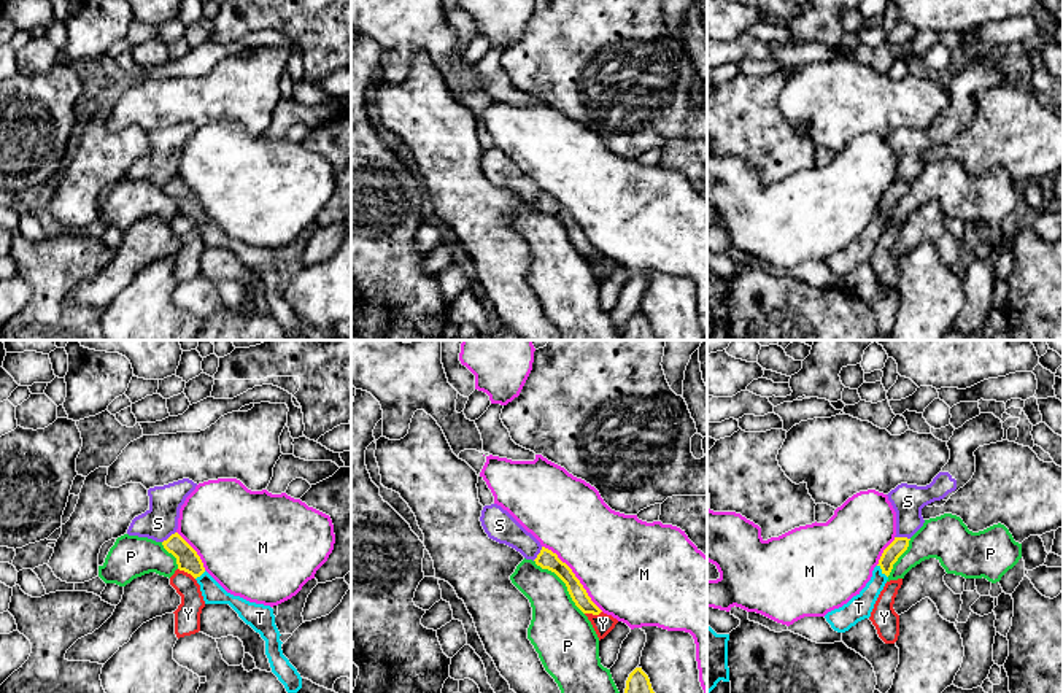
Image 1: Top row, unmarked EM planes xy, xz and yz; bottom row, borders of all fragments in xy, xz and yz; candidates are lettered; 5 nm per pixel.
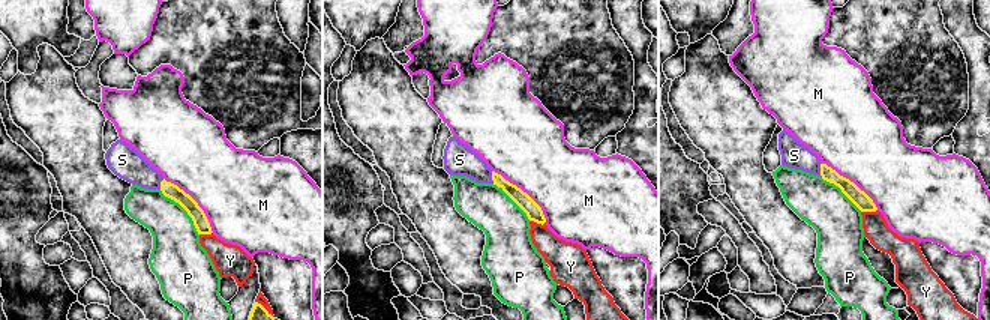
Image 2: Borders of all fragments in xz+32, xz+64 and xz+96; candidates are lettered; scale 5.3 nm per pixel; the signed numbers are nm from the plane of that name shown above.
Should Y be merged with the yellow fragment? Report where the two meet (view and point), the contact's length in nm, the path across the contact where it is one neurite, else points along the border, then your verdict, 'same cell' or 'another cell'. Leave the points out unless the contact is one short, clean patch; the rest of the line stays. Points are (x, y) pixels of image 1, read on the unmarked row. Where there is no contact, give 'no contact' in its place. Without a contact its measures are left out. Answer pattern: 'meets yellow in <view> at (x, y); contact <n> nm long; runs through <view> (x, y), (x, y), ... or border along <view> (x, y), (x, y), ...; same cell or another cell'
meets yellow in xy at (186, 215); contact 110 nm long; another cell

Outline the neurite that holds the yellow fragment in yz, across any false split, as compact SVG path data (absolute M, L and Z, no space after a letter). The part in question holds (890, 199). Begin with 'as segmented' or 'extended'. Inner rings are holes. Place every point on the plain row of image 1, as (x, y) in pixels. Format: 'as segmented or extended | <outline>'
extended | M895 181L895 184L883 194L866 230L847 248L825 259L834 275L845 277L858 265L871 261L874 248L888 224L893 208L907 194L909 184L910 183L907 181Z

